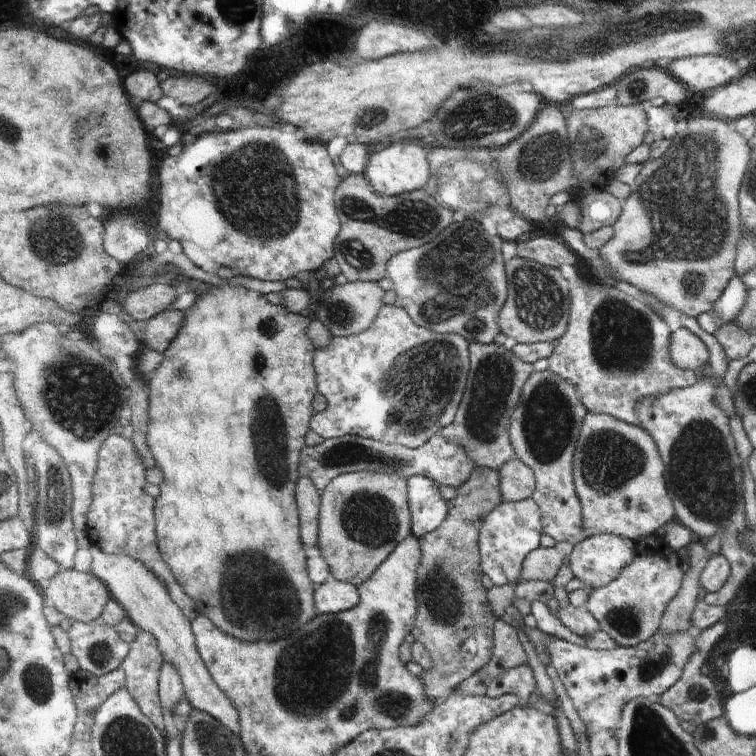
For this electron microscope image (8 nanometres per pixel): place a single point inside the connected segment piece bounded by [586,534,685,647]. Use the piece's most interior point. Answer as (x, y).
(630, 609)

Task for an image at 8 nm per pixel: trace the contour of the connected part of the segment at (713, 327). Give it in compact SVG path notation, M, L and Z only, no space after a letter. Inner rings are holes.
M734 276L726 290L722 292L722 296L714 304L714 308L706 314L697 317L698 324L710 334L716 334L718 328L726 326L726 324L736 320L736 316L740 314L740 310L746 304L748 287L739 276Z

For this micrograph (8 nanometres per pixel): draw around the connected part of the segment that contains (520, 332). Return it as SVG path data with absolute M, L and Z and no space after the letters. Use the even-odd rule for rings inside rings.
M514 257L506 264L507 272L507 302L499 313L499 332L514 338L516 342L530 344L534 342L552 342L563 336L566 327L564 318L568 316L568 302L560 298L559 286L554 283L554 268L546 268L533 260Z

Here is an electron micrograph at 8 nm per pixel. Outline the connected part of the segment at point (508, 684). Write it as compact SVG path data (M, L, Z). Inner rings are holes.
M525 663L500 674L498 678L491 682L485 695L494 698L516 694L520 696L521 702L526 704L528 697L534 690L537 690L536 678L534 678L532 668Z

